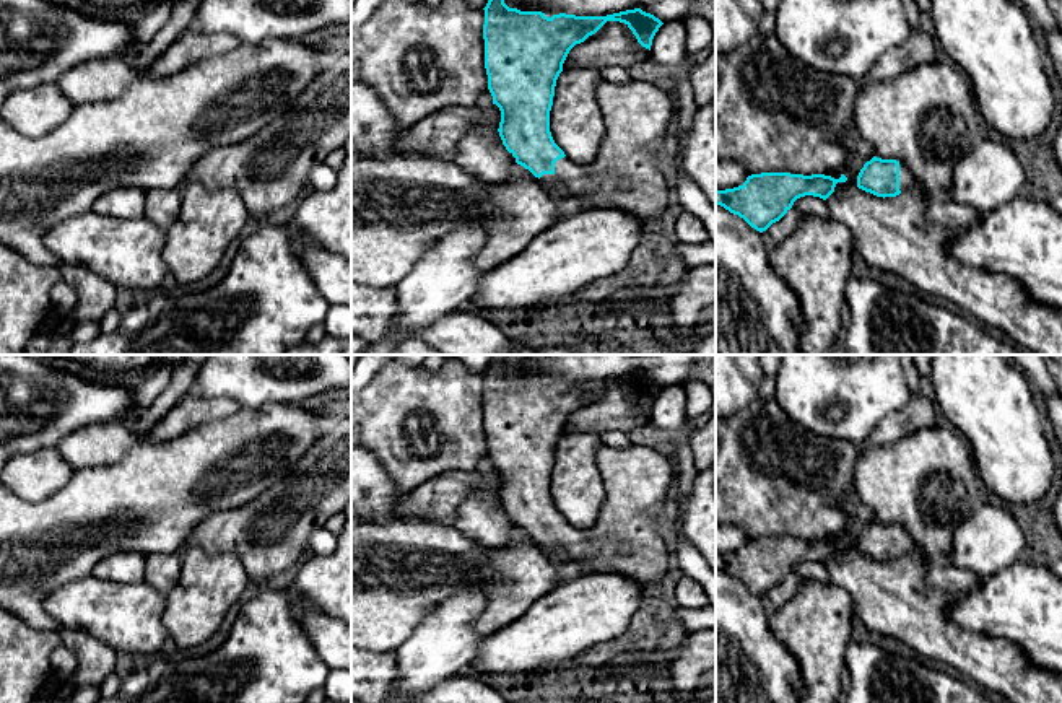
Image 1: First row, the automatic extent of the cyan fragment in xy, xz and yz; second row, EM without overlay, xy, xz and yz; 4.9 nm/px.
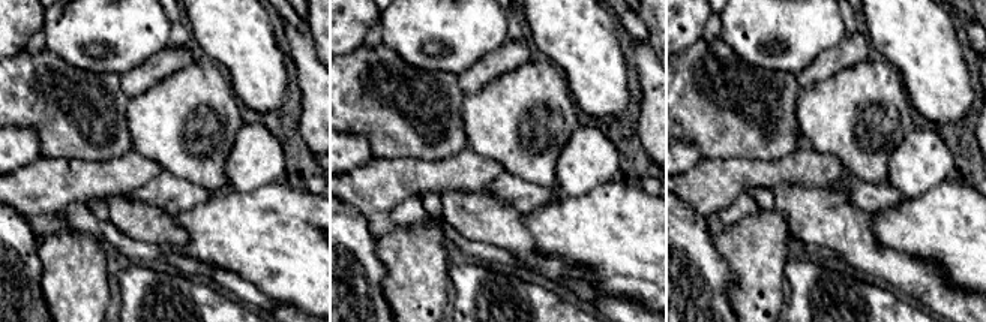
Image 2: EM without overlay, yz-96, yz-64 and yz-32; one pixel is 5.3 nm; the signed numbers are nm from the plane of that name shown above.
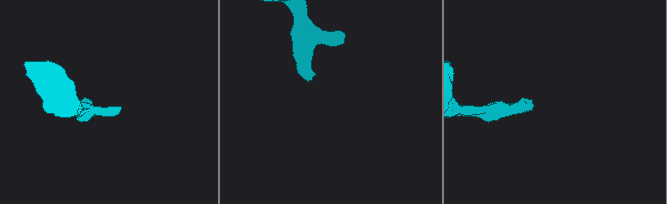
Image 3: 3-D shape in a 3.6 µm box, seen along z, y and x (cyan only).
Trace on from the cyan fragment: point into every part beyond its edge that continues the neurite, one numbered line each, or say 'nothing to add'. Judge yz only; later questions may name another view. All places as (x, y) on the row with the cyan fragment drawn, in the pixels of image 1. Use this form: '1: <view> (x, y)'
1: yz (906, 179)

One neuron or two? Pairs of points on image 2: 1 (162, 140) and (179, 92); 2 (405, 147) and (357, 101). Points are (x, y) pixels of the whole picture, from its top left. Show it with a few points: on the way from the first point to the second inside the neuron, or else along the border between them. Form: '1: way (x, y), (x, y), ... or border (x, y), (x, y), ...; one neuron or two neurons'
1: way (174, 128), (179, 123), (179, 104); one neuron
2: way (393, 135), (369, 111); one neuron

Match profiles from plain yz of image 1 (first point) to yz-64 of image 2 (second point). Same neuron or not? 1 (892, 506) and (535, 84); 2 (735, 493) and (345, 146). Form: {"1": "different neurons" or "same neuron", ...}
{"1": "same neuron", "2": "different neurons"}

